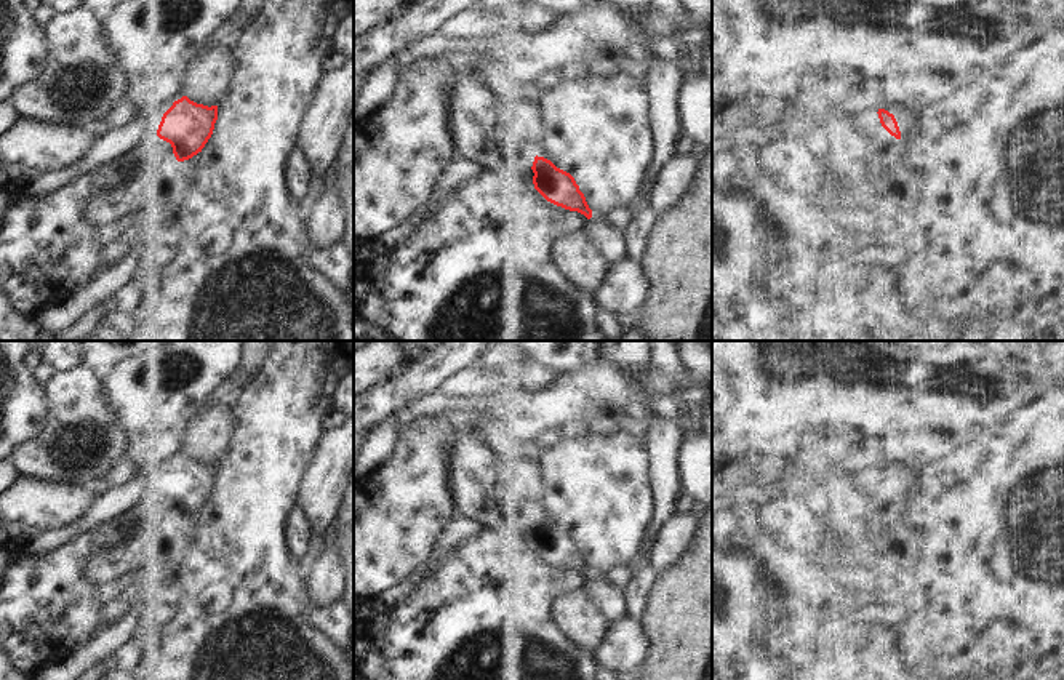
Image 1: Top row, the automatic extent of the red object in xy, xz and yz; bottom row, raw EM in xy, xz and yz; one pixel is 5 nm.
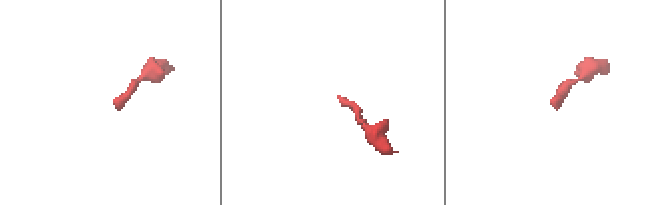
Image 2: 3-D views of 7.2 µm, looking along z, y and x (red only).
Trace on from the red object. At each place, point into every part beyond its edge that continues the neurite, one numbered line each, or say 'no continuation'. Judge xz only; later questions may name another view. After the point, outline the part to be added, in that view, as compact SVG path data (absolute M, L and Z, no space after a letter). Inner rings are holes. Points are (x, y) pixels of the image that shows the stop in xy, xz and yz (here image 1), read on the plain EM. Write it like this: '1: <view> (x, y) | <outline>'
1: xz (482, 501) | M459 437L450 454L450 486L456 518L469 530L531 526L538 502L518 483L510 490L498 477L498 454L486 440Z

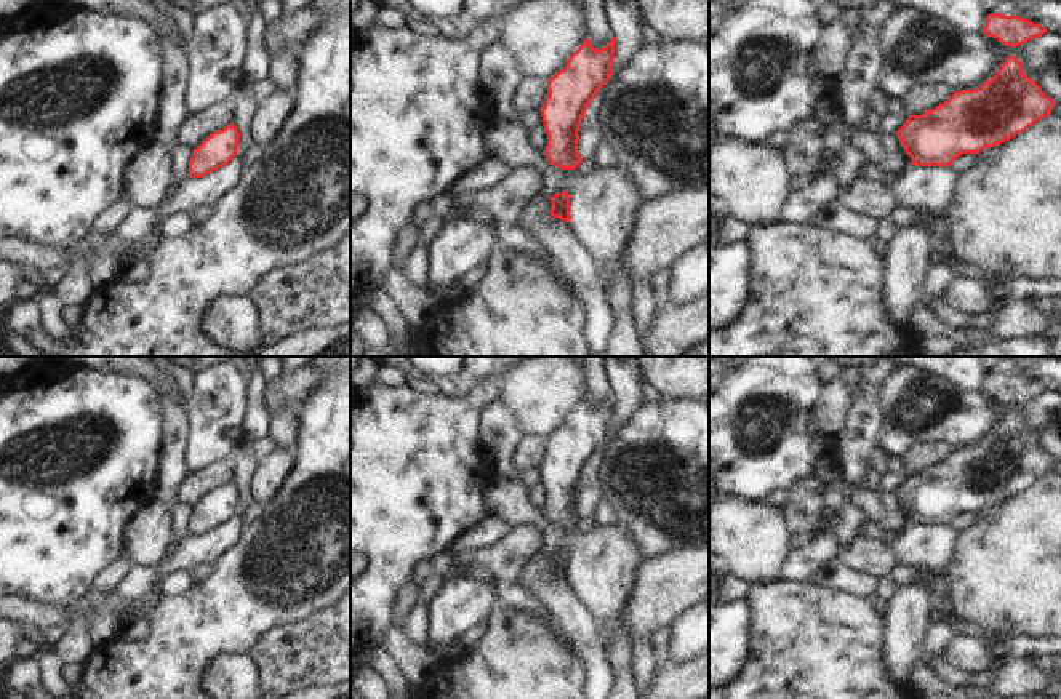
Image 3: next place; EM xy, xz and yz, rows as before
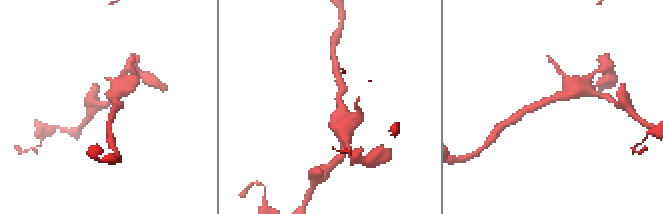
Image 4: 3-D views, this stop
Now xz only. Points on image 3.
no continuation

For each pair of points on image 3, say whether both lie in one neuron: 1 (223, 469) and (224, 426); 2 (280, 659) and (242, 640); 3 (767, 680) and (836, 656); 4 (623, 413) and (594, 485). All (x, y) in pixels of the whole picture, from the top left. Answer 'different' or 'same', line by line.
1: different
2: different
3: same
4: same

